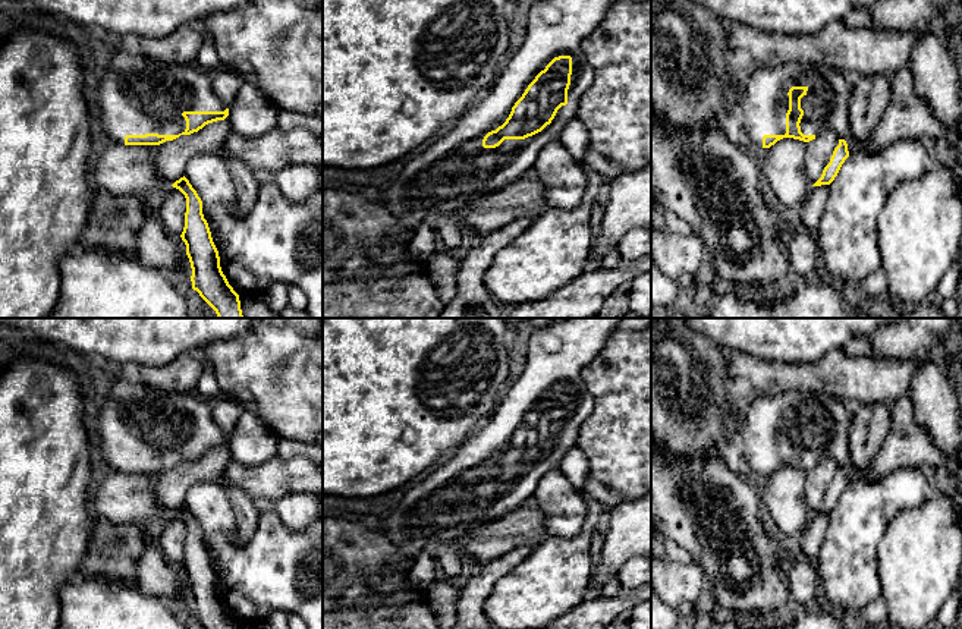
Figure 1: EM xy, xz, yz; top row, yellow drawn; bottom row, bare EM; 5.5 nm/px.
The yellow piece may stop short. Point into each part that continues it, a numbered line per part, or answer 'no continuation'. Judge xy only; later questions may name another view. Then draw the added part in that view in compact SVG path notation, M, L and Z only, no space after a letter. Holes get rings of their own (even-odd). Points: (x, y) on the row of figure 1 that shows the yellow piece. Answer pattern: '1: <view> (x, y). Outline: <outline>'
1: xy (137, 96). Outline: M113 53L98 89L100 129L116 144L125 144L126 135L179 135L186 129L183 111L224 111L217 97L211 73L192 65L163 63L142 53Z

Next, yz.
1: yz (763, 100). Outline: M783 63L783 65L776 65L776 66L760 66L754 73L751 73L746 81L739 85L736 88L736 94L733 97L733 108L739 108L741 110L741 114L742 114L742 120L743 120L743 128L745 128L745 132L748 133L748 138L749 138L749 142L754 142L760 150L763 148L763 136L764 135L785 135L786 133L786 113L789 110L789 89L792 87L807 87L808 91L807 94L801 98L801 108L804 110L804 116L801 119L801 132L804 135L820 135L821 132L827 130L827 129L831 129L836 132L837 135L837 139L845 139L846 144L848 144L848 151L849 151L849 142L852 141L852 132L851 132L851 123L849 123L849 119L848 119L848 104L849 104L849 98L851 98L851 89L852 87L845 81L842 72L833 69L833 67L829 67L829 66L817 66L814 63Z

